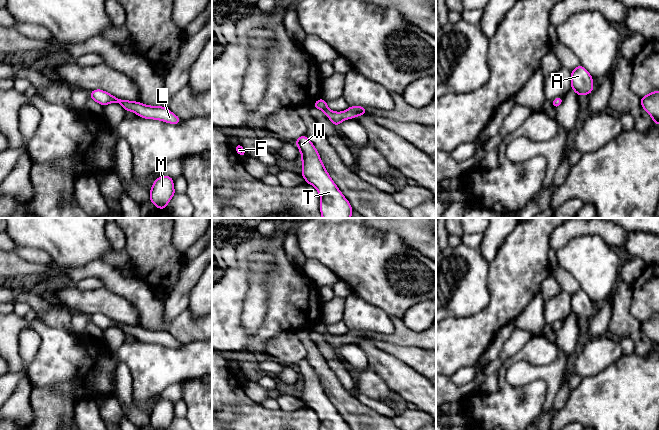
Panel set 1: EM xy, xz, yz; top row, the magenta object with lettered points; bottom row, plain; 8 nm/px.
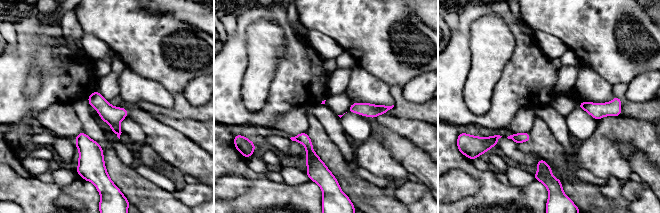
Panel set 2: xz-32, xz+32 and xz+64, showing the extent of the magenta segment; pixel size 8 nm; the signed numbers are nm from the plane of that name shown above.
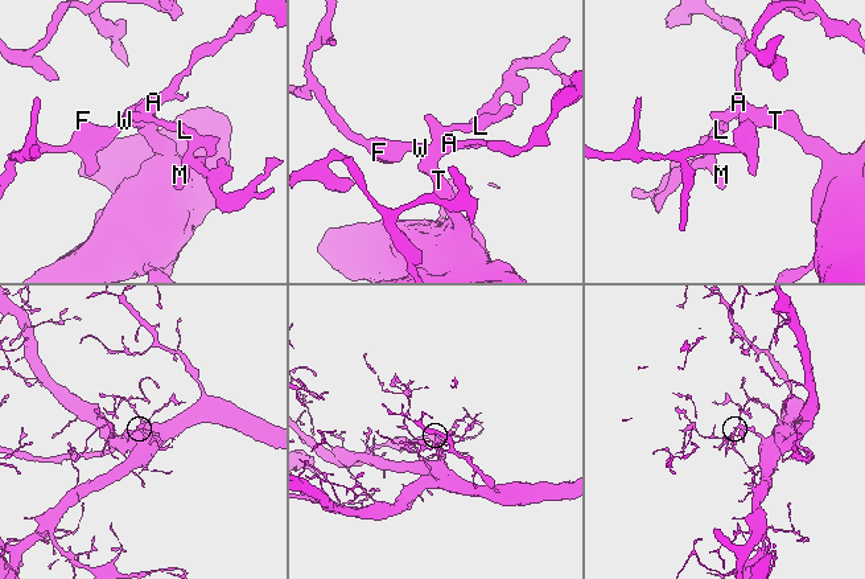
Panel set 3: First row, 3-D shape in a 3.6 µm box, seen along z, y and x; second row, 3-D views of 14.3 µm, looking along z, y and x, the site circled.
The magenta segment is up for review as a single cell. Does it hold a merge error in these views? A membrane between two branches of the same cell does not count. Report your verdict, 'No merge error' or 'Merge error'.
No merge error

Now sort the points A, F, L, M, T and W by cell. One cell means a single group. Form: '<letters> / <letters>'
A F L M T W

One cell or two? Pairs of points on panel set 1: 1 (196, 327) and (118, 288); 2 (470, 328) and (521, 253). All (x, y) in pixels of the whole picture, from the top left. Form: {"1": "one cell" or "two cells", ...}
{"1": "one cell", "2": "one cell"}

